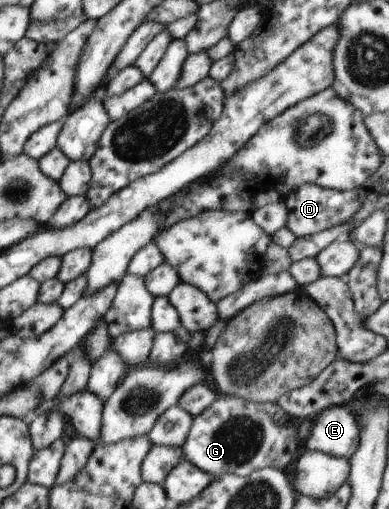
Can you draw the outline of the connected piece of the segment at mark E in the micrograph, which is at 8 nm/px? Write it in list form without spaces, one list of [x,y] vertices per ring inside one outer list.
[[[347,406],[322,410],[312,422],[306,451],[319,451],[349,460],[358,449],[360,428]]]

